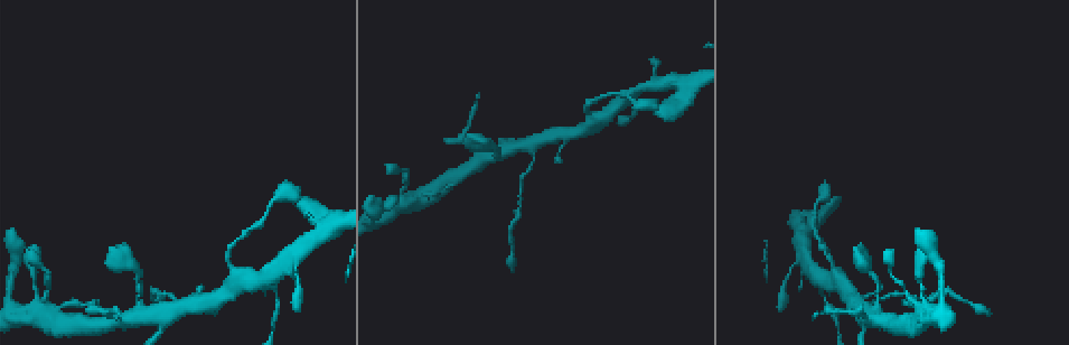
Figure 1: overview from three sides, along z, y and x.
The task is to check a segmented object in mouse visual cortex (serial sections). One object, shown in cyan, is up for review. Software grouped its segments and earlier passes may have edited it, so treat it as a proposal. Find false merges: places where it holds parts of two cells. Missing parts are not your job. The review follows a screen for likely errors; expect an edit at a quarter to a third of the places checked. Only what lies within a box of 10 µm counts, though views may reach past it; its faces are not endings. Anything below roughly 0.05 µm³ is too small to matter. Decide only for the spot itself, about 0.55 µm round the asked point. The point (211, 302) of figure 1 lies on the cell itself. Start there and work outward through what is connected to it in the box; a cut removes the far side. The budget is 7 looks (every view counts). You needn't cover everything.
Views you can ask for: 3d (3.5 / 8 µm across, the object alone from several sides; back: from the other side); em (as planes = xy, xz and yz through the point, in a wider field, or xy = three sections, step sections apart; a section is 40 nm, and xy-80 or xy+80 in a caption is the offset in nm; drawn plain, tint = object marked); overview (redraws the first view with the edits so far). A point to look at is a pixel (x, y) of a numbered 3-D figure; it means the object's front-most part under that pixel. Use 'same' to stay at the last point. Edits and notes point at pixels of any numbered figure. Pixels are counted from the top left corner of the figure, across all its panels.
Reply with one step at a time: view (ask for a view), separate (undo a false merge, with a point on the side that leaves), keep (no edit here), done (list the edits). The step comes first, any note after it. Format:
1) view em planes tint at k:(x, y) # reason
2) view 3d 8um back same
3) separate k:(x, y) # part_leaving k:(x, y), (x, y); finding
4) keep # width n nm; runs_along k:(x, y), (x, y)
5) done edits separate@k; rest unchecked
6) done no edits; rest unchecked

view 3d 3.5um at 1:(171, 309)

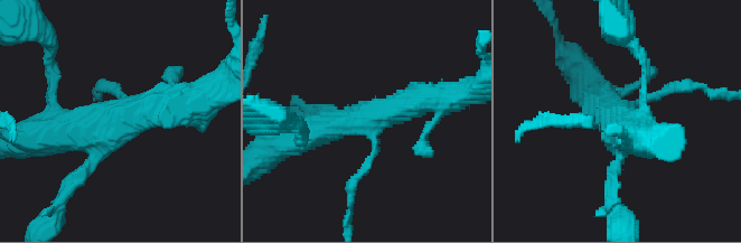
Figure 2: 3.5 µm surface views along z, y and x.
view em xy step 1 tint at 2:(118, 121) # arms 4; arm_widths 150, 150, 400, 450 nm

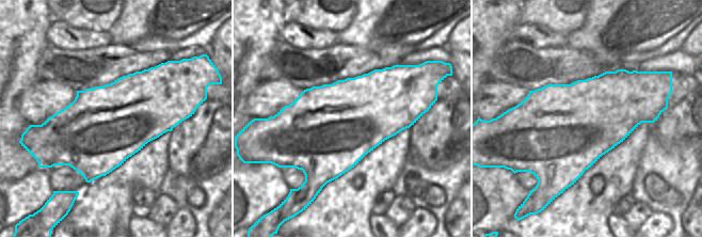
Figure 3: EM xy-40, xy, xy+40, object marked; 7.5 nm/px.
separate 2:(103, 89) # part_leaving 2:(376, 142), (349, 186), (349, 225); two cells meet here

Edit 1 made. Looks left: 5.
view overview # redraw

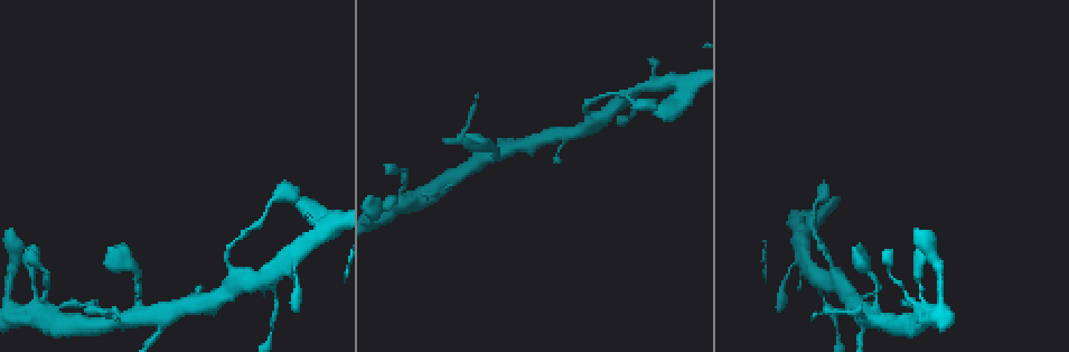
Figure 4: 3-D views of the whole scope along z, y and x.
view 3d 3.5um at 4:(405, 200) # small branch off a trunk

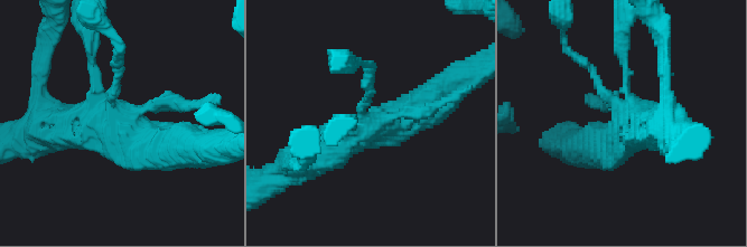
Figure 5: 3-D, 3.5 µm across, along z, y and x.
view em xy step 2 tint at 5:(624, 114)

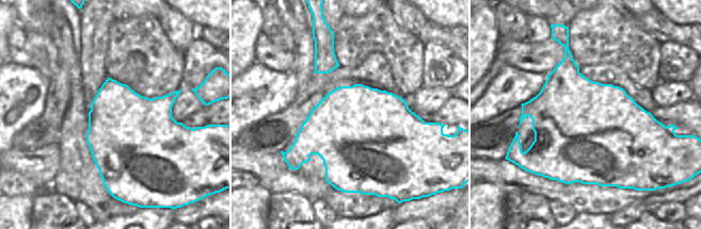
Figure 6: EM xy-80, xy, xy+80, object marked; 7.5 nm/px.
view em xy step 3 tint same

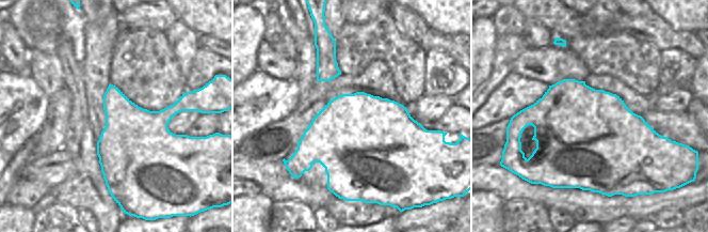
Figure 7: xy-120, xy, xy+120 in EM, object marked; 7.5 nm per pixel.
keep # runs_along 5:(433, 95), (304, 167); one cell here

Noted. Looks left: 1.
done edits separate@2; rest unchecked

